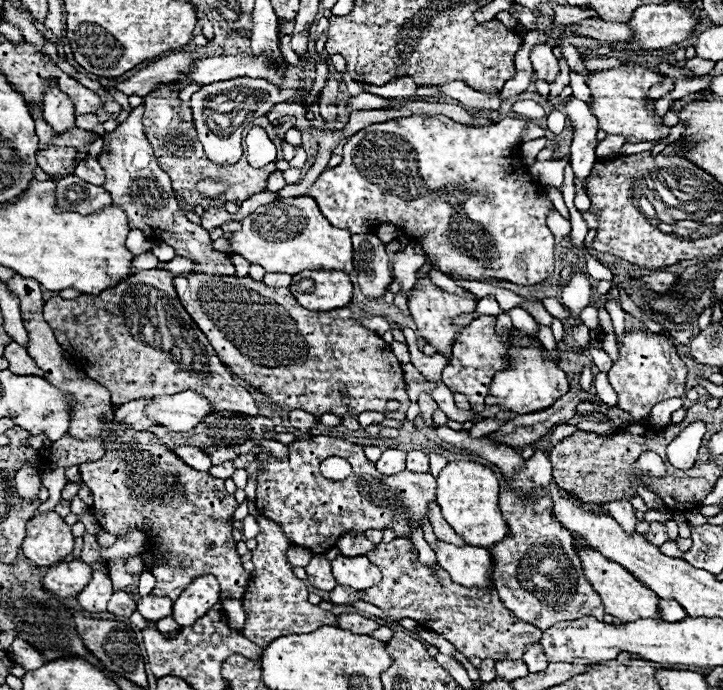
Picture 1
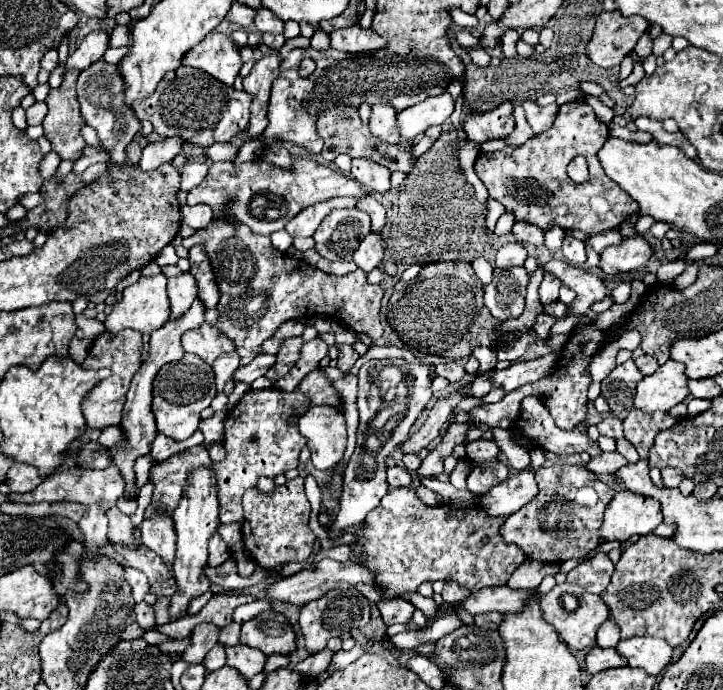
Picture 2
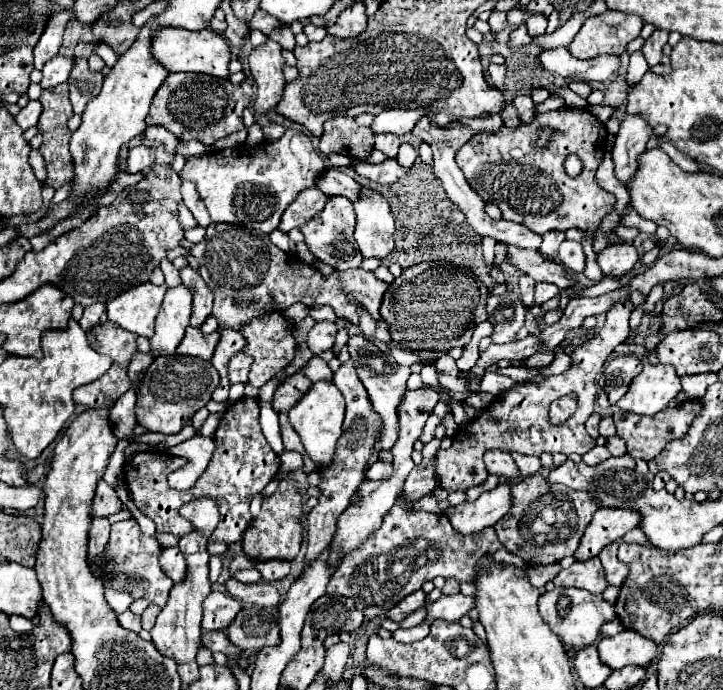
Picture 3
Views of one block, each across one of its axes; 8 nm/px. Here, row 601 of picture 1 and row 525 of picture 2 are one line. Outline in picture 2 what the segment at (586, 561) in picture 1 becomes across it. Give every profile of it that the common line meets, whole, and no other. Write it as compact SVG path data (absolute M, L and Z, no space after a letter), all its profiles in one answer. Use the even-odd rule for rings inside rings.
M622 490L622 492L616 492L614 498L610 500L610 504L606 506L604 524L602 524L602 528L598 532L600 532L600 538L606 540L606 542L628 540L634 534L642 536L642 534L652 532L658 524L662 524L662 510L660 510L658 502L654 502L652 498L642 498L640 494L626 494Z

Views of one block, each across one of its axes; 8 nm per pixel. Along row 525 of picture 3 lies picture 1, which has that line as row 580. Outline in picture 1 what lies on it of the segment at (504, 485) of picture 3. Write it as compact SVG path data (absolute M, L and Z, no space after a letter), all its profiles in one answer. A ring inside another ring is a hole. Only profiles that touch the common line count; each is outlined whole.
M438 542L438 548L434 548L434 552L438 556L438 564L458 586L494 590L494 578L490 576L492 556L486 548L450 546L446 542Z

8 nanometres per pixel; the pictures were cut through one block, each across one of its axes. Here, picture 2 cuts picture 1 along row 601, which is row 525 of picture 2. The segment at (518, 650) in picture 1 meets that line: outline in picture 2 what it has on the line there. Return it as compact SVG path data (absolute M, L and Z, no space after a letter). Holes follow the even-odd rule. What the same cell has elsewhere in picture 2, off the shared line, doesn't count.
M392 488L378 508L374 508L368 516L364 526L356 532L356 540L350 544L352 554L356 558L366 558L362 564L374 572L374 582L378 590L382 590L384 598L394 598L404 592L414 592L422 582L434 582L434 580L454 580L468 588L470 592L482 590L486 586L502 586L508 582L510 574L526 560L524 552L514 546L502 542L500 536L500 524L504 518L490 518L480 506L472 508L454 508L448 504L440 506L426 506L418 500L412 488Z

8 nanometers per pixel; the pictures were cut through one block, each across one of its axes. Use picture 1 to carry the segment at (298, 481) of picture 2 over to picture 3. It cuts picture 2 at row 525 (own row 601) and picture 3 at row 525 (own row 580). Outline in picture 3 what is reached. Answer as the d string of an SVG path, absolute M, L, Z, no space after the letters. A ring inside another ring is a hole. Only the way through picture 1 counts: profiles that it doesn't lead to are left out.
M282 480L272 496L262 502L260 514L250 522L242 538L244 554L252 560L288 560L292 562L302 546L302 518L306 516L300 488L294 480Z

